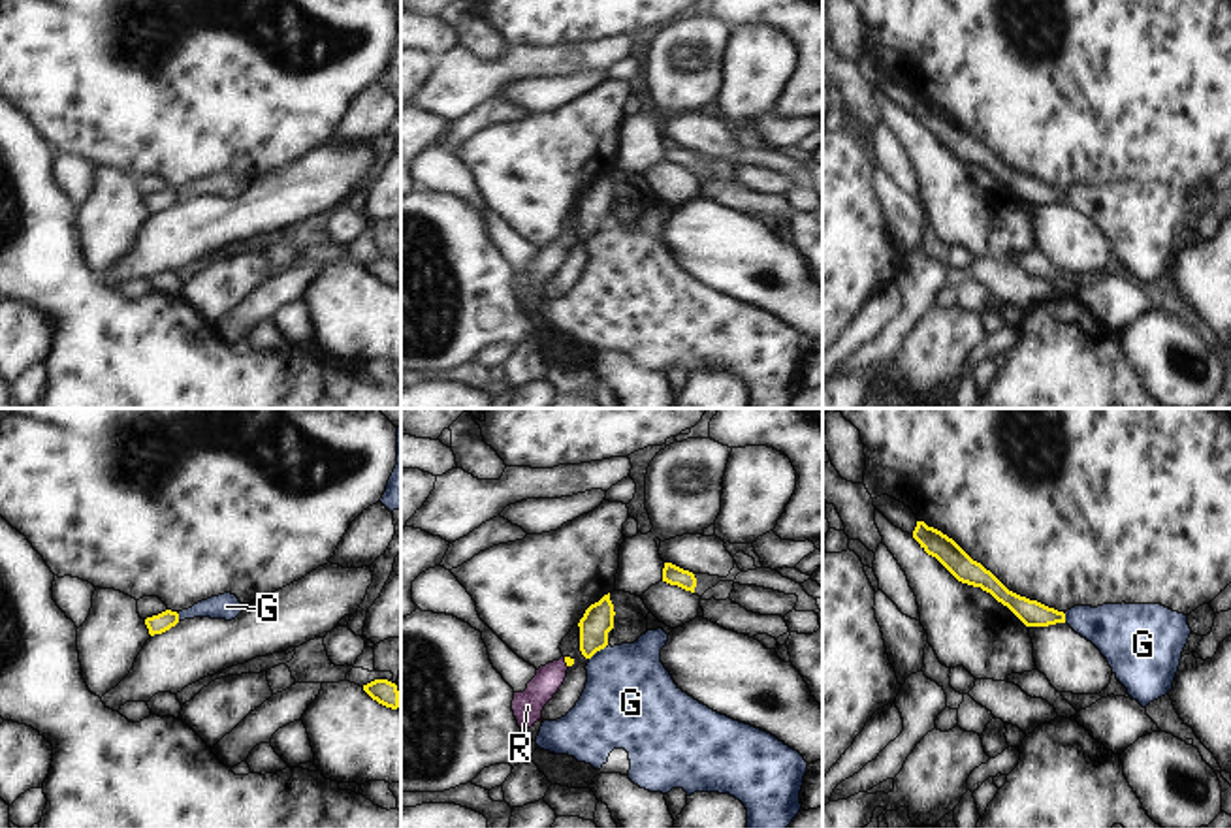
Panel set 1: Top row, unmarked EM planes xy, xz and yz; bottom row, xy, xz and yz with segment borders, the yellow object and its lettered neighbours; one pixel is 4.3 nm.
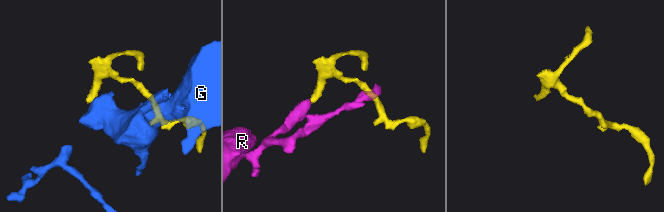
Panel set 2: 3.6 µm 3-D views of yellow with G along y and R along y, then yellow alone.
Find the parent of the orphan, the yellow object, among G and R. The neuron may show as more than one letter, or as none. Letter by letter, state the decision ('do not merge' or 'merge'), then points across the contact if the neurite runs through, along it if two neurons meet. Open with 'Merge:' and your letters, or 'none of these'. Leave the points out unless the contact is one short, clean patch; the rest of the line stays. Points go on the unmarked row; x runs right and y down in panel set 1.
Merge: R
G: do not merge; border xz (605, 224), (590, 238)
R: merge; way xz (569, 239), (565, 239), (527, 285)

